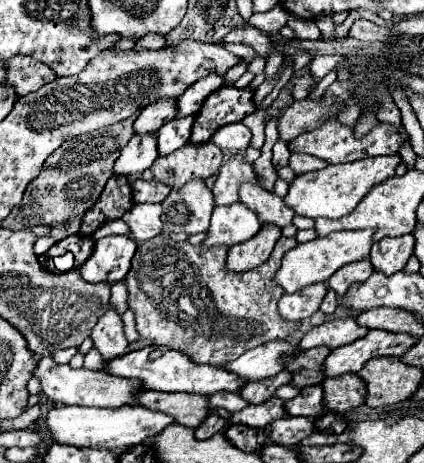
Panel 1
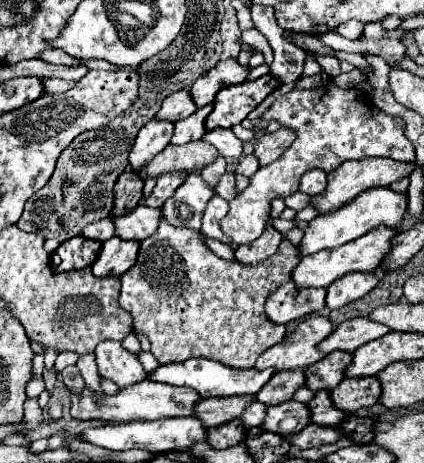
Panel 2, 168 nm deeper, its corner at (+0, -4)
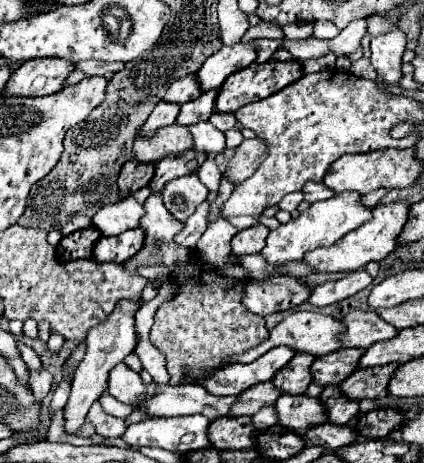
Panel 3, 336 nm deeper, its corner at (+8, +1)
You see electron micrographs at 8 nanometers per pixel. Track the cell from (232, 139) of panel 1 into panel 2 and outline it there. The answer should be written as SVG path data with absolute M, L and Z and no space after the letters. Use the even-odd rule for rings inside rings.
M212 129L208 131L204 137L204 141L208 141L210 145L214 145L218 149L218 155L222 157L232 157L232 159L238 159L242 155L242 141L230 131L230 129Z

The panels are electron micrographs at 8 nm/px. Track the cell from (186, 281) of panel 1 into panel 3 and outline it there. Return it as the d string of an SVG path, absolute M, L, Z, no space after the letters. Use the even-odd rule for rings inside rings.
M150 194L144 208L146 214L140 220L140 228L146 232L144 248L122 266L132 274L138 274L138 268L142 266L162 266L172 270L170 276L176 284L176 294L156 310L150 330L150 342L166 356L170 384L180 384L182 372L188 368L216 368L230 356L262 344L268 338L264 318L248 312L242 304L248 280L222 276L212 264L198 258L196 250L180 248L180 244L174 242L174 236L180 232L182 222L164 208L160 194Z

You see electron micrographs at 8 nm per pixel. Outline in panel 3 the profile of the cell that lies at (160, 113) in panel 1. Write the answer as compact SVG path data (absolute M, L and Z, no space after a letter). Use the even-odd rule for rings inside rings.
M188 74L188 76L178 78L176 82L170 84L170 88L168 88L166 96L164 96L164 102L172 102L172 104L182 106L184 102L198 98L200 94L202 94L202 90L196 84L196 76L194 74Z

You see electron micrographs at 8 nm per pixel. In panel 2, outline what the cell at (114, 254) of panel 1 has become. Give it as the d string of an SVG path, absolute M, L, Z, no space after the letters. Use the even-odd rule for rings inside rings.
M120 237L104 241L98 259L92 265L92 273L96 273L96 277L126 273L136 263L138 247L140 247L138 241L124 241Z

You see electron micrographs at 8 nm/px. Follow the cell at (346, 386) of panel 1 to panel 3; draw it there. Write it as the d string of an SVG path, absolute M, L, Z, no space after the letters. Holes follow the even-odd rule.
M386 364L386 366L374 366L374 368L356 368L352 376L348 376L342 384L340 390L344 396L350 400L364 400L364 398L382 398L388 394L388 382L394 374L398 364Z

